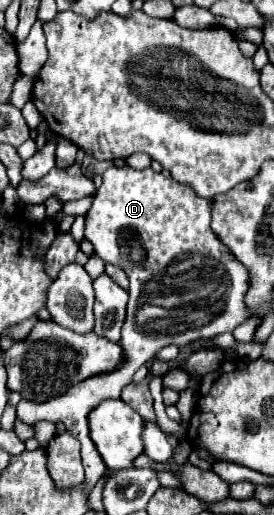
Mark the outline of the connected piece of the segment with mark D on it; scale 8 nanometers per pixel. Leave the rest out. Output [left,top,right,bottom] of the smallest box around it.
[17,165,253,493]

